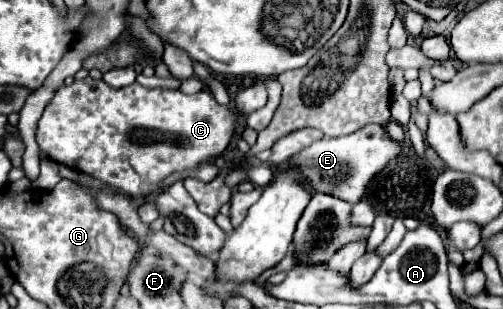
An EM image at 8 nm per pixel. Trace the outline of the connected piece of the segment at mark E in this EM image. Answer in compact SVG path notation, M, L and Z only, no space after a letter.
M370 124L354 134L338 136L338 138L322 138L292 156L292 166L300 172L300 176L312 186L314 192L338 196L350 204L360 202L366 196L366 188L370 180L380 174L390 160L394 160L402 152L402 144L392 140L384 126Z

